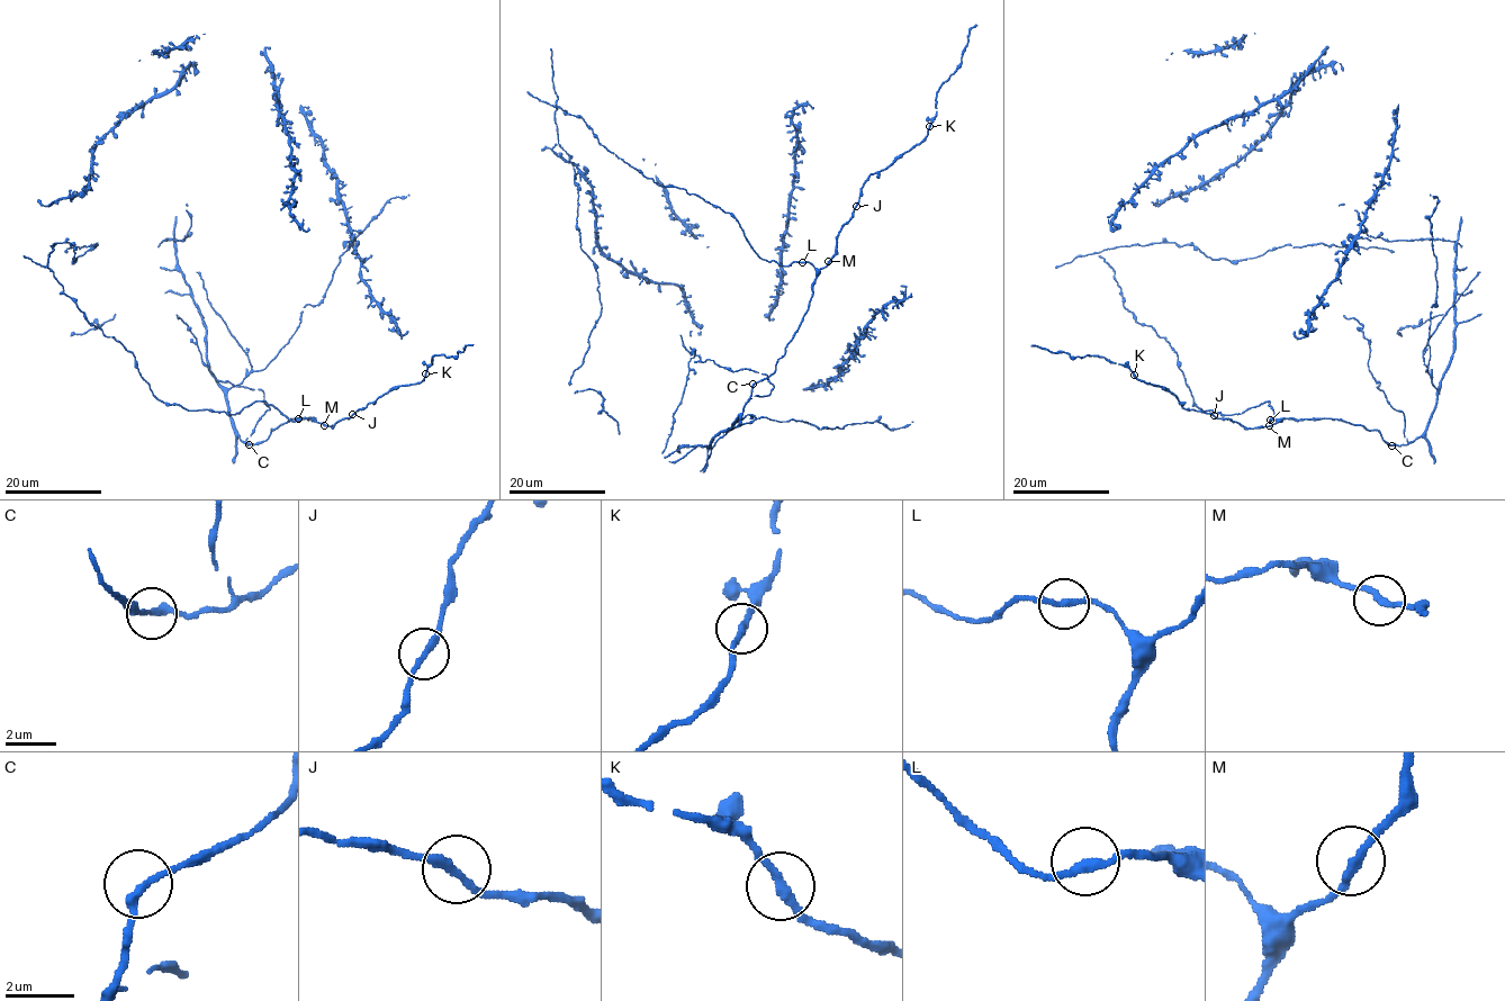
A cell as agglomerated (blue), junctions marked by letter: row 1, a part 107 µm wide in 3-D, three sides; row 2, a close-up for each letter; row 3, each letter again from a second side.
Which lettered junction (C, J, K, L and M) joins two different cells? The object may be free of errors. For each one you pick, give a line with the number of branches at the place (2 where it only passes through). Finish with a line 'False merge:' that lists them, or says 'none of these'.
False merge: none of these

